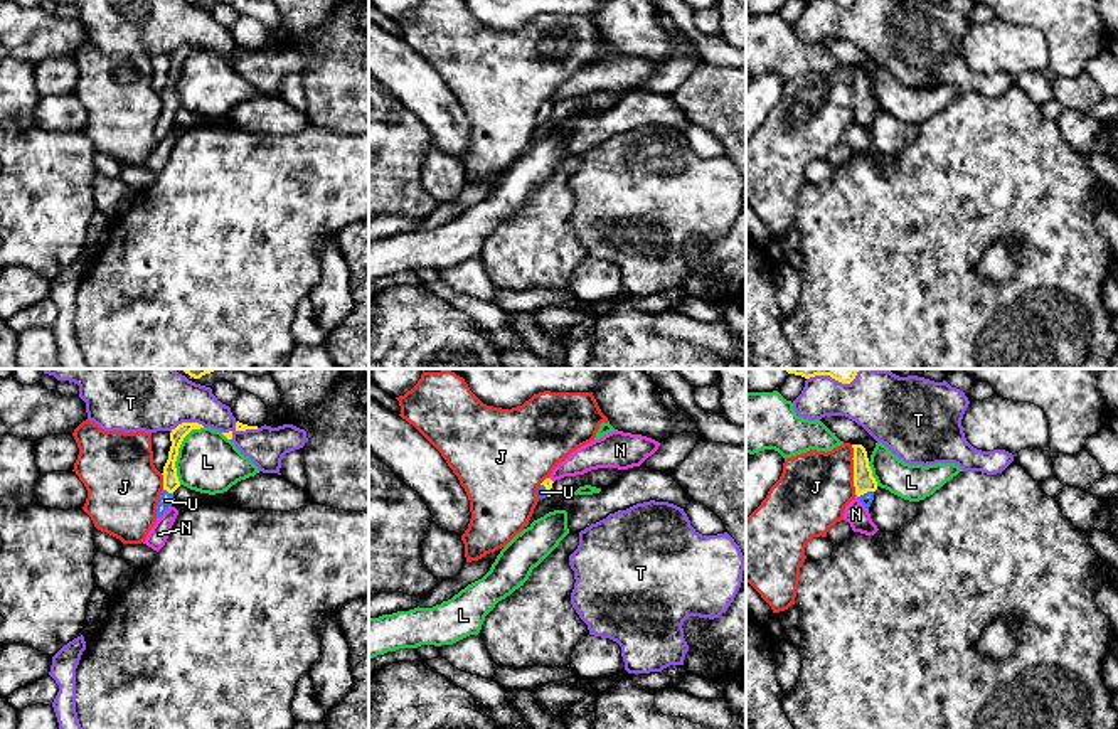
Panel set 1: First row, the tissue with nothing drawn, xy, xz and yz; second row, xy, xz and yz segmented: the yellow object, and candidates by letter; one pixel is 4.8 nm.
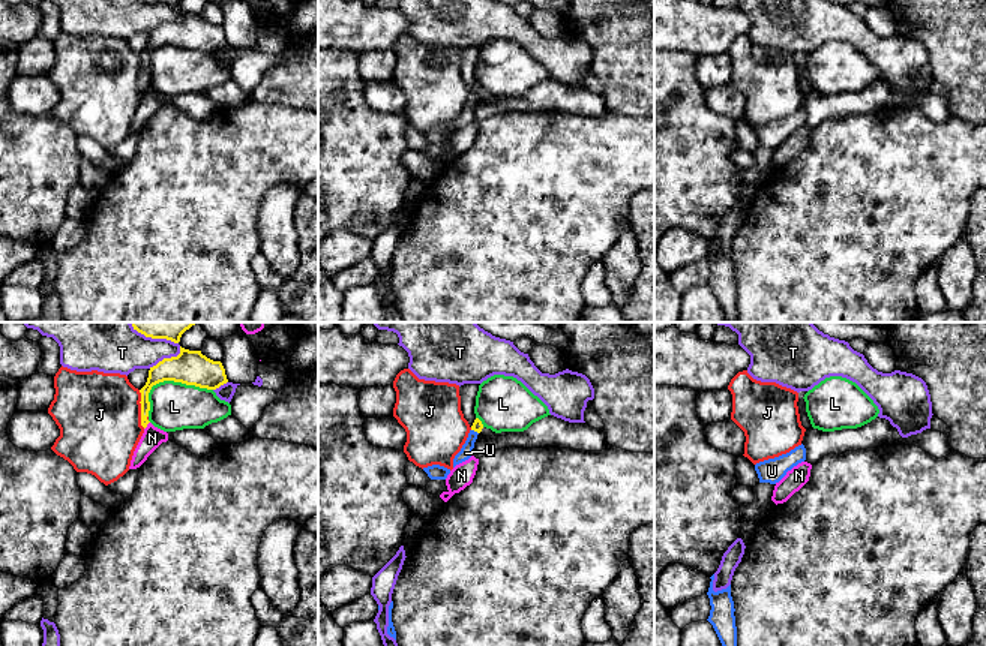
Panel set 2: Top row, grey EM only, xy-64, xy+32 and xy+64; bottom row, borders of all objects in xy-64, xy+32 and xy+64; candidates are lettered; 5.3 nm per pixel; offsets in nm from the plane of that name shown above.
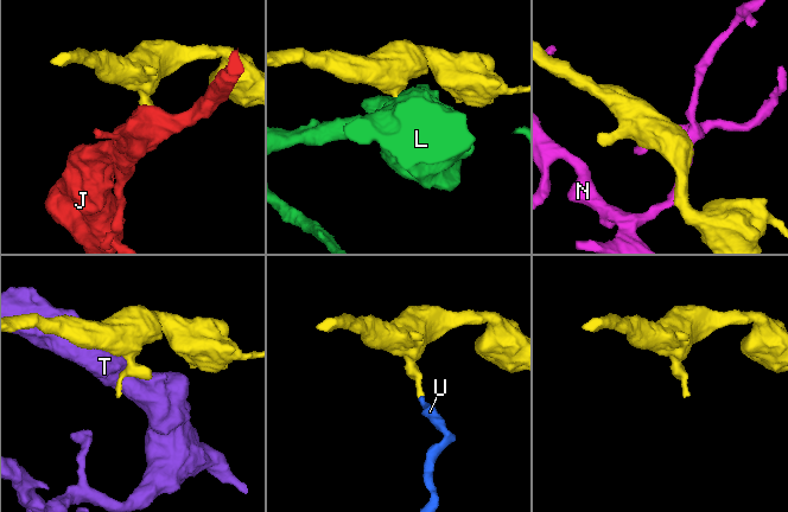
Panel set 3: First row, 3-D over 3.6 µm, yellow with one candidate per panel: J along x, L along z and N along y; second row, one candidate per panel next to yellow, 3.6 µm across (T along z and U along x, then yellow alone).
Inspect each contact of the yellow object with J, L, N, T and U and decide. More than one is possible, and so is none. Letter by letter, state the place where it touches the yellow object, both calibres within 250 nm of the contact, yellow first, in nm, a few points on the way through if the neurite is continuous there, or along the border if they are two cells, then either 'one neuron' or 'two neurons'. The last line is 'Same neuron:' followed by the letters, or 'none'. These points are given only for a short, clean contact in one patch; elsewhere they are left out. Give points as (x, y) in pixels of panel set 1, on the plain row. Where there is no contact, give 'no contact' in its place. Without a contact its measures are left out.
J: yz (854, 93) | 100/340 nm | along yz (851, 68), (852, 108), (857, 118) | two neurons
L: xy (177, 74) | 80/300 nm | two neurons
N: xz (551, 103) | 50/130 nm | two neurons
T: xy (187, 46) | 70/260 nm | two neurons
U: yz (866, 115) | 100/60 nm | across yz (864, 105), (866, 115), (866, 122) | one neuron
Same neuron: U

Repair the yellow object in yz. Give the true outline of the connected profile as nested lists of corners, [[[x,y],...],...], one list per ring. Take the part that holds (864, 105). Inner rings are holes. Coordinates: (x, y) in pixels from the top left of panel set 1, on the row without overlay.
[[[852,67],[852,71],[855,118],[859,120],[860,126],[869,133],[874,123],[874,114],[877,113],[877,104],[872,99],[865,71],[862,67]]]

